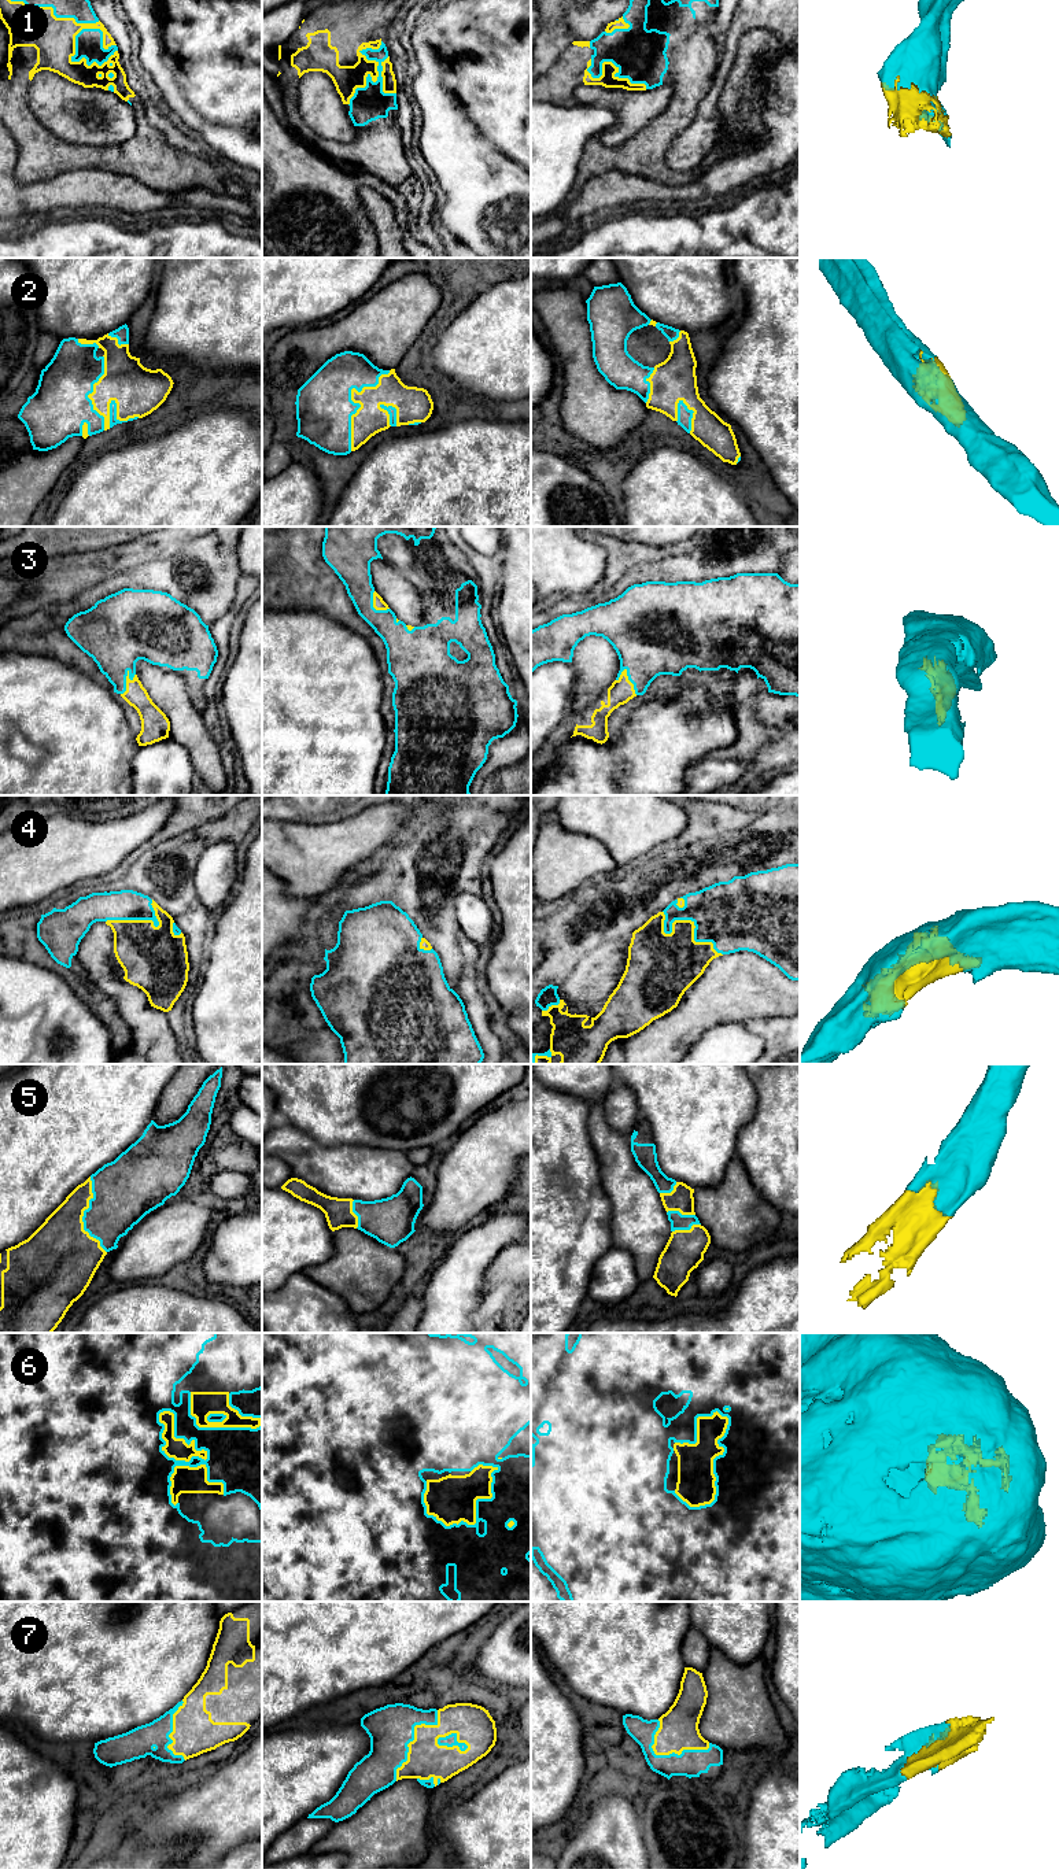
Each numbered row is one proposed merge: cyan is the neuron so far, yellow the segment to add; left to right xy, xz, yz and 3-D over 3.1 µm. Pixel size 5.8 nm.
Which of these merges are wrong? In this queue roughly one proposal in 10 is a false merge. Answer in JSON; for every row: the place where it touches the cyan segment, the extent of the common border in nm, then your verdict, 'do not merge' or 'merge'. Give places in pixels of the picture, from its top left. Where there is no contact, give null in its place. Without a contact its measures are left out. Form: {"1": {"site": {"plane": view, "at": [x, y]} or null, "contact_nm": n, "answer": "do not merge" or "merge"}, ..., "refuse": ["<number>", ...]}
{"1": {"site": {"plane": "xz", "at": [379, 73]}, "contact_nm": 420, "answer": "merge"}, "2": {"site": {"plane": "xz", "at": [351, 401]}, "contact_nm": 550, "answer": "merge"}, "3": {"site": {"plane": "xy", "at": [125, 682]}, "contact_nm": 160, "answer": "merge"}, "4": {"site": {"plane": "yz", "at": [689, 919]}, "contact_nm": 440, "answer": "merge"}, "5": {"site": {"plane": "xy", "at": [82, 1216]}, "contact_nm": 460, "answer": "merge"}, "6": {"site": {"plane": "yz", "at": [714, 1465]}, "contact_nm": 600, "answer": "merge"}, "7": {"site": {"plane": "xz", "at": [413, 1736]}, "contact_nm": 480, "answer": "merge"}, "refuse": []}

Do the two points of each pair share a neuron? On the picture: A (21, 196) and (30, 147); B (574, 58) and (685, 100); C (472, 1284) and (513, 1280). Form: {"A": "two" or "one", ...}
{"A": "two", "B": "one", "C": "two"}

